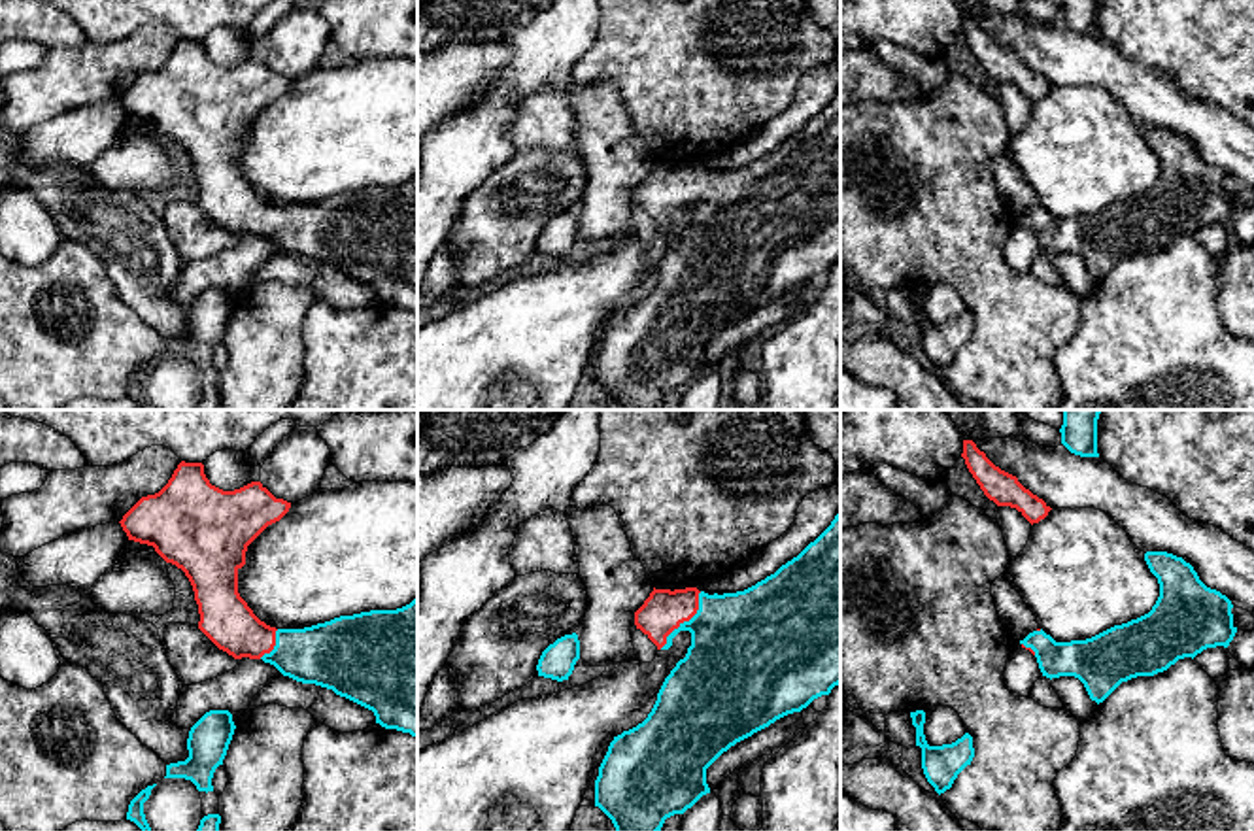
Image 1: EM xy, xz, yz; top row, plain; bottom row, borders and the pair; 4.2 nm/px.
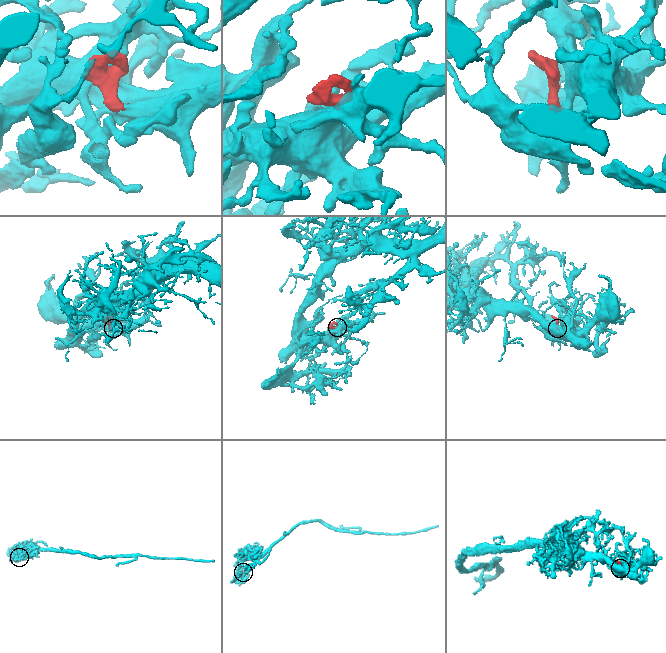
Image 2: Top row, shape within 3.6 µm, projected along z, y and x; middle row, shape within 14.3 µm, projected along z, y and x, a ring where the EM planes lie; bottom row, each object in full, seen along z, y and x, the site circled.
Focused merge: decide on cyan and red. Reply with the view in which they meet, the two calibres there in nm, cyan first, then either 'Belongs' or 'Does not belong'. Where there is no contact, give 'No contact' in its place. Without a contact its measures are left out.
Touches cyan in xz. Thickness 440 nm (cyan) against 180 nm. Belongs

